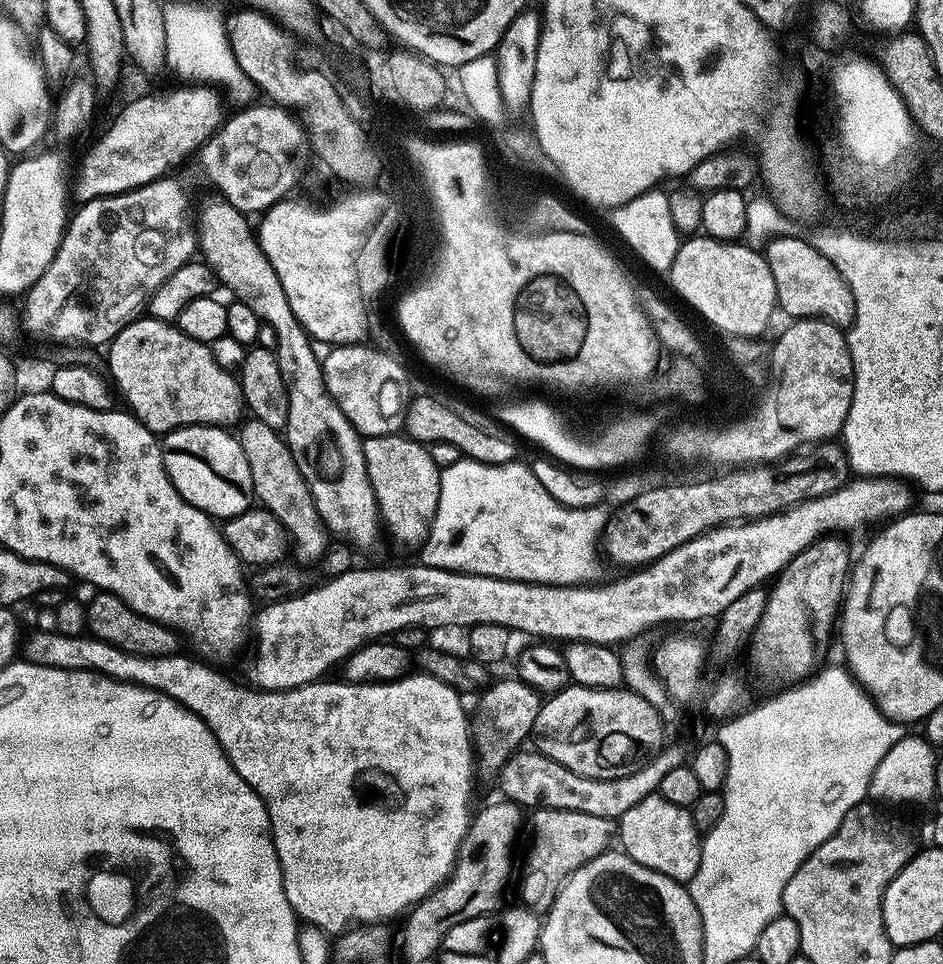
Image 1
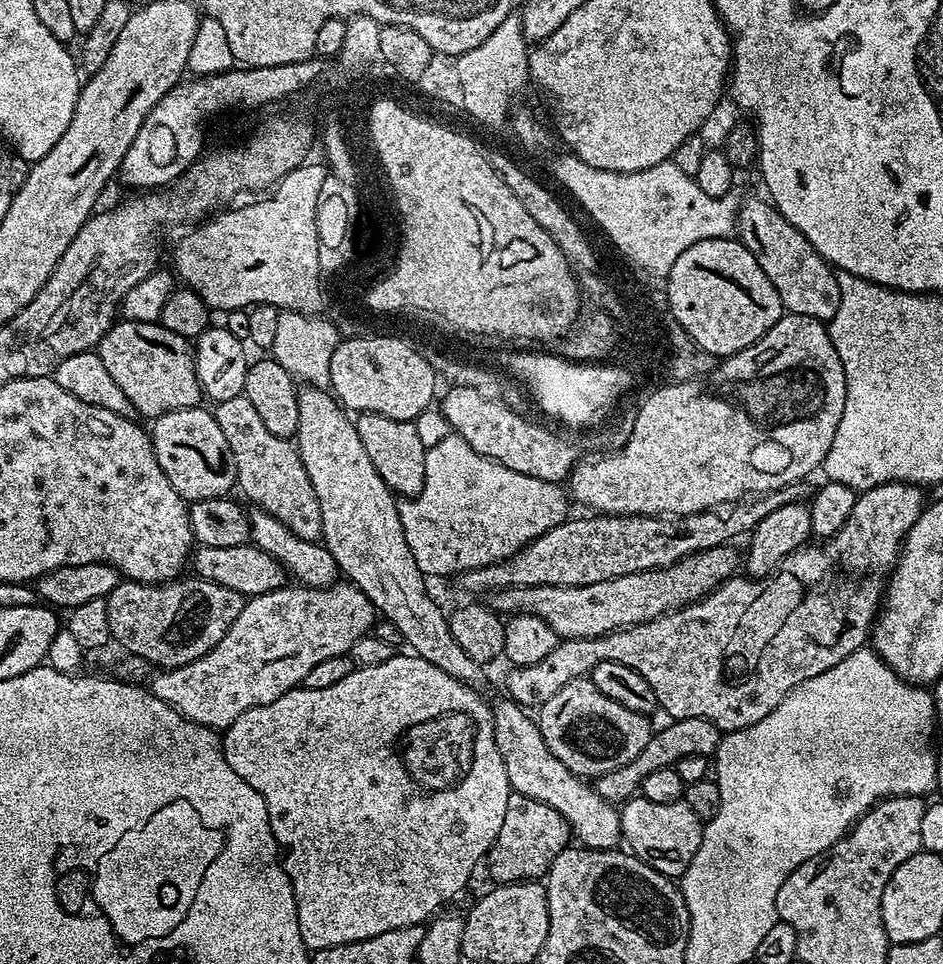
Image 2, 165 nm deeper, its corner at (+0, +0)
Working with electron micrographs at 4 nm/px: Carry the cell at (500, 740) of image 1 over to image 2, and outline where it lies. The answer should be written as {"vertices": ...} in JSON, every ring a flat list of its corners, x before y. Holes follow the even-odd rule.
{"vertices":[[883,484,877,488,861,491,857,495,856,505,849,516,849,520,838,530,836,536,817,543,817,548,805,546,799,548,797,552,791,552,780,563,780,568,774,570,766,578,757,580,744,574,736,574,733,575,732,579,725,580,710,595,704,596,701,600,696,600,692,604,687,604,686,607,680,608,676,612,668,612,657,620,651,620,645,624,636,624,633,628,621,628,620,631,612,632,609,636,578,640,561,639,553,653,548,654,546,658,542,658,542,662,538,662,534,666,522,666,521,668,512,666,507,669,509,671,508,677,504,680,505,686,508,687,507,695,521,708,536,710,539,709,541,704,546,703,550,698,554,698,554,694,558,694,558,690,562,690,562,686,587,677,594,670,594,666,598,666,598,662,622,662,622,666,630,666,630,670,638,670,638,674,642,674,642,678,646,678,646,682,650,682,650,690,654,690,657,705,664,708,666,714,670,714,673,720,702,718,703,720,709,720,715,728,719,728,721,733,724,734,749,728,754,722,762,722,762,718,766,718,766,714,773,712,782,702,782,698,789,696,799,684,814,678,818,674,822,674,826,670,830,670,830,666,838,666,838,662,842,662,842,658,854,654,858,649,865,647,869,643,872,626,875,624,876,617,882,607,882,597,886,591,886,577,896,566,896,560,900,556,904,537,908,535,909,530,914,526,914,522,918,522,918,518,924,513,926,507,924,492,923,487,915,484]]}

